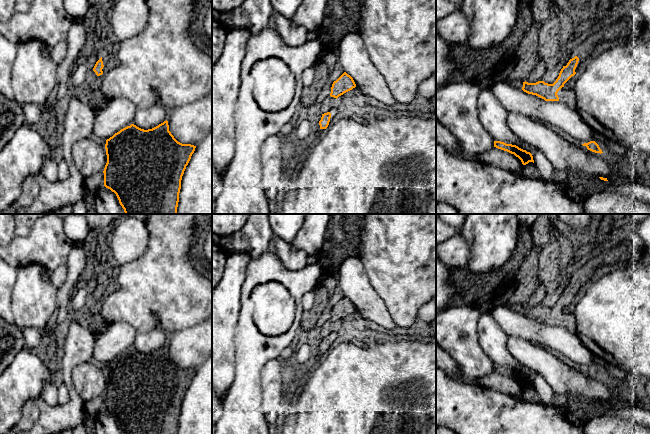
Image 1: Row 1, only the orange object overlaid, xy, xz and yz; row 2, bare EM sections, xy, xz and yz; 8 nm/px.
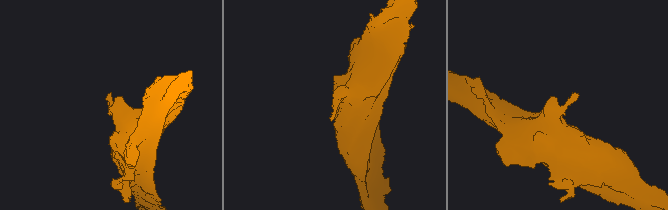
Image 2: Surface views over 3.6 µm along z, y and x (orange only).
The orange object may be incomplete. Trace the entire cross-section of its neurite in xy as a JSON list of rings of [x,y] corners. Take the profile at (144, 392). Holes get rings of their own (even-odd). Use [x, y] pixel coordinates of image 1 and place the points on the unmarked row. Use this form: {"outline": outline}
{"outline": [[[167,344],[148,354],[131,348],[106,364],[104,410],[116,418],[124,434],[177,434],[182,400],[195,372],[194,369],[178,366],[169,355]]]}

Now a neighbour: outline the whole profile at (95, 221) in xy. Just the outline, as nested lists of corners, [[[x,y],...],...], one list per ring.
[[[82,214],[93,231],[110,229],[123,217],[133,217],[142,222],[147,220],[149,214]]]

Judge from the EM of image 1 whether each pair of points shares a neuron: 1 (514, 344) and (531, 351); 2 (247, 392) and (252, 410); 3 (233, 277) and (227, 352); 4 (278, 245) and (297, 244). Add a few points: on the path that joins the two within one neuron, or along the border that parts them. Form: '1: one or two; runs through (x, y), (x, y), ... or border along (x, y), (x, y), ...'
1: one; runs through (518, 347), (523, 351), (527, 351)
2: one; runs through (247, 396), (248, 406)
3: one; runs through (226, 296), (225, 333)
4: two; border along (289, 244), (294, 249), (303, 250), (308, 255)

